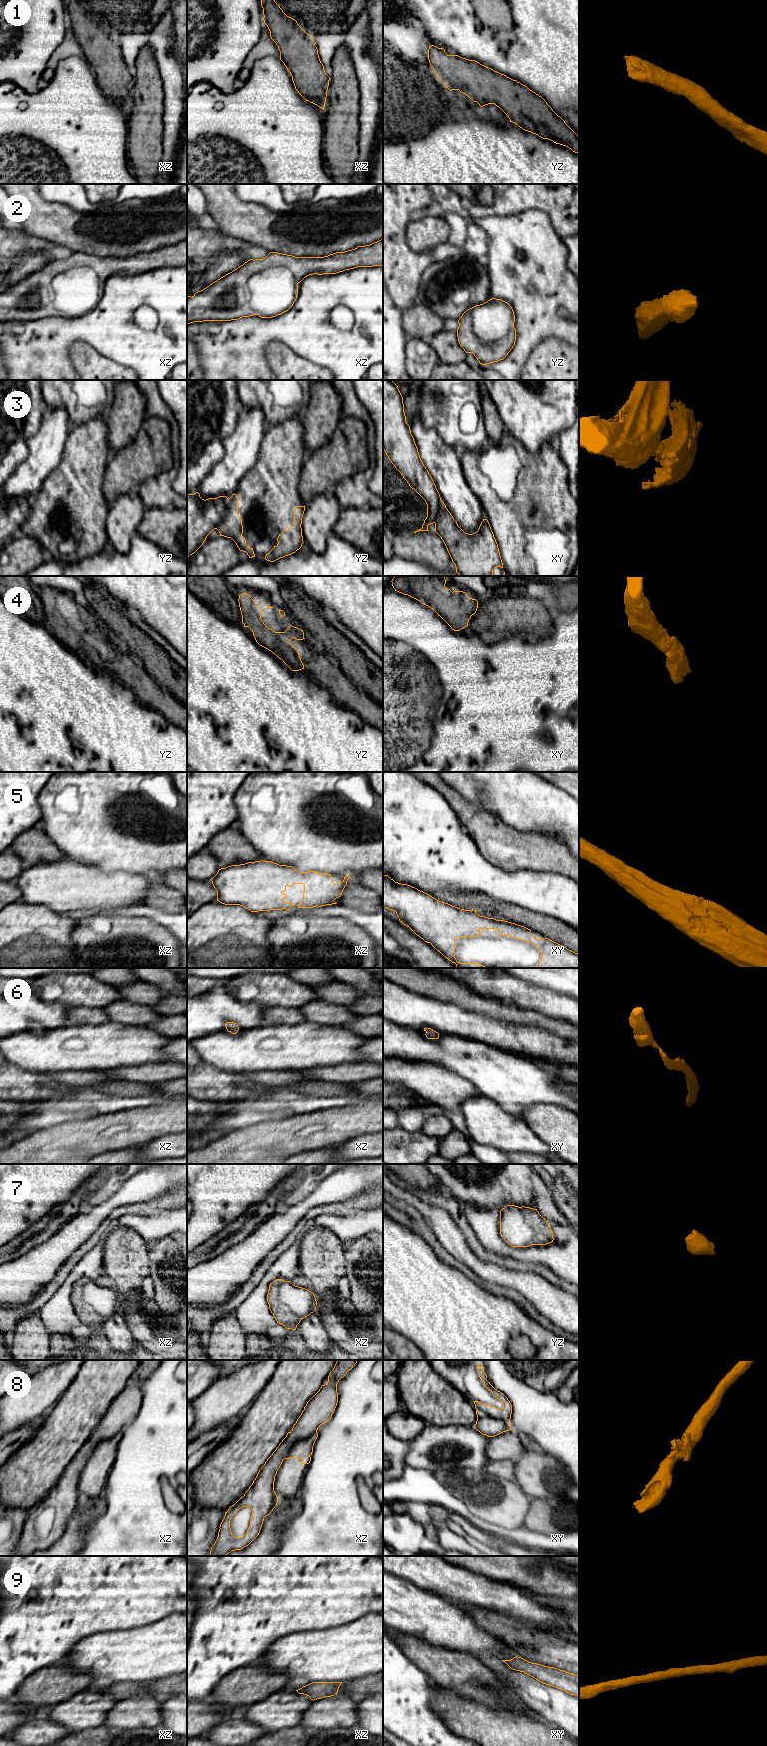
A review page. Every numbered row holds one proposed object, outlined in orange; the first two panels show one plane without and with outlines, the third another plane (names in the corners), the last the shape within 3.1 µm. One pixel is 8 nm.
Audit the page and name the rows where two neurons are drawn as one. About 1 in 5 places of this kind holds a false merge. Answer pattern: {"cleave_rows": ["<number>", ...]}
{"cleave_rows": ["3", "8"]}

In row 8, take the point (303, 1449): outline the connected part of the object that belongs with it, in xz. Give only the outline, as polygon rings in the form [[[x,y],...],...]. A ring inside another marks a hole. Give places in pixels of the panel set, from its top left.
[[[314,1432],[311,1434],[308,1438],[297,1442],[288,1455],[286,1456],[286,1459],[290,1458],[297,1458],[297,1459],[302,1459],[303,1461],[301,1464],[309,1464],[311,1461],[311,1455],[313,1452],[313,1446],[318,1437],[318,1433]]]

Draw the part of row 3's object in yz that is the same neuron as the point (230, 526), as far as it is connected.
[[[233,494],[227,501],[226,513],[216,528],[220,536],[231,538],[240,551],[246,552],[249,558],[255,557],[253,548],[246,545],[242,537],[242,519],[238,516],[238,496]]]

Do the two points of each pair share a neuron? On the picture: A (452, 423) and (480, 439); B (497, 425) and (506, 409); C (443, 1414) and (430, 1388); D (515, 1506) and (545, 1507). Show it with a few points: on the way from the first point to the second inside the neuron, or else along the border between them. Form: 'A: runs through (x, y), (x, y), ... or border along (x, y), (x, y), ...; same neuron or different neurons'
A: runs through (456, 431), (464, 439), (472, 439); same neuron
B: border along (491, 397), (506, 430); different neurons
C: runs through (437, 1408), (430, 1401), (430, 1394); same neuron
D: border along (533, 1498), (523, 1525); different neurons

